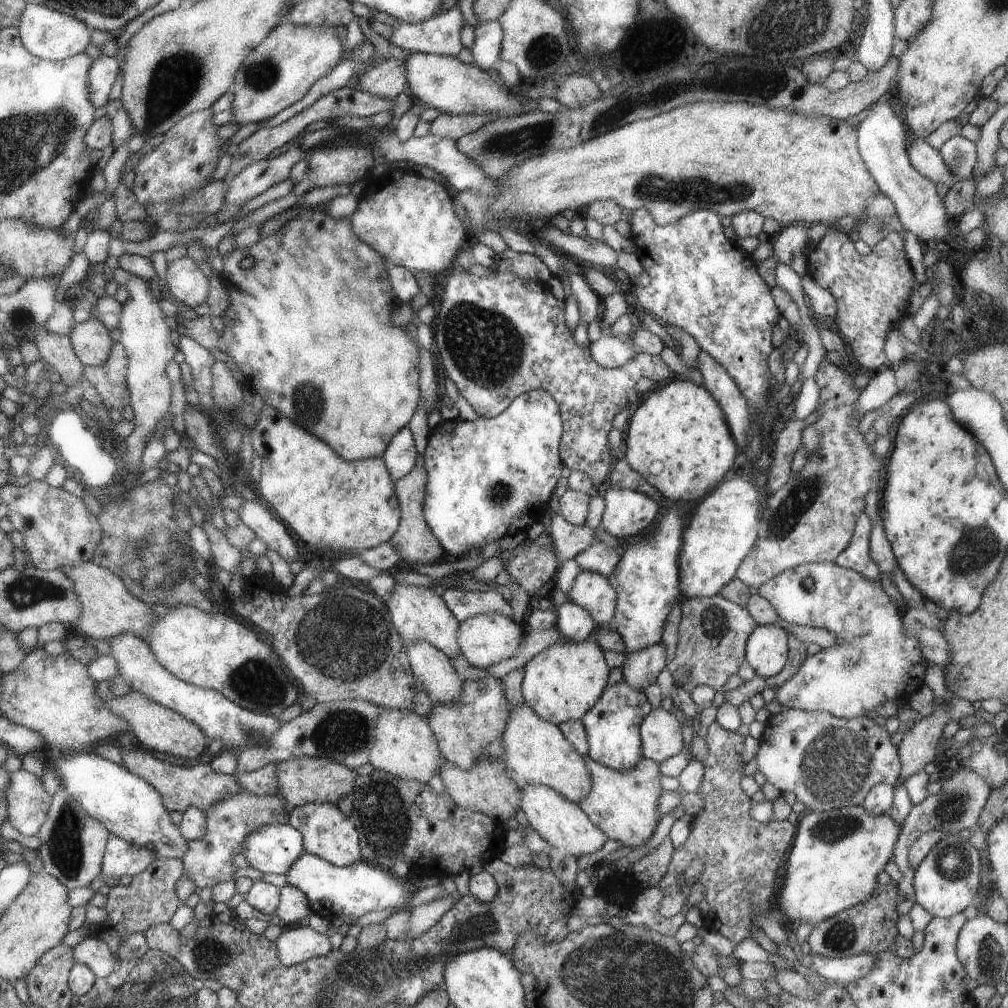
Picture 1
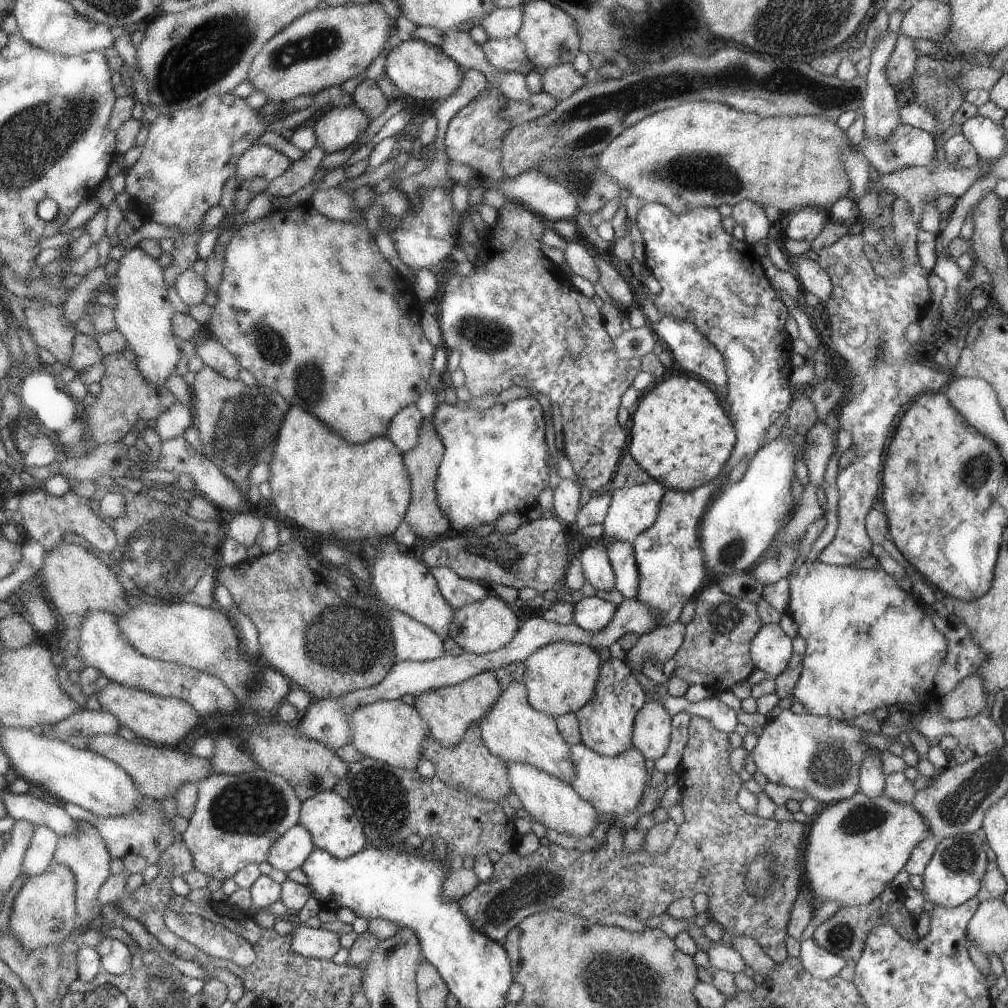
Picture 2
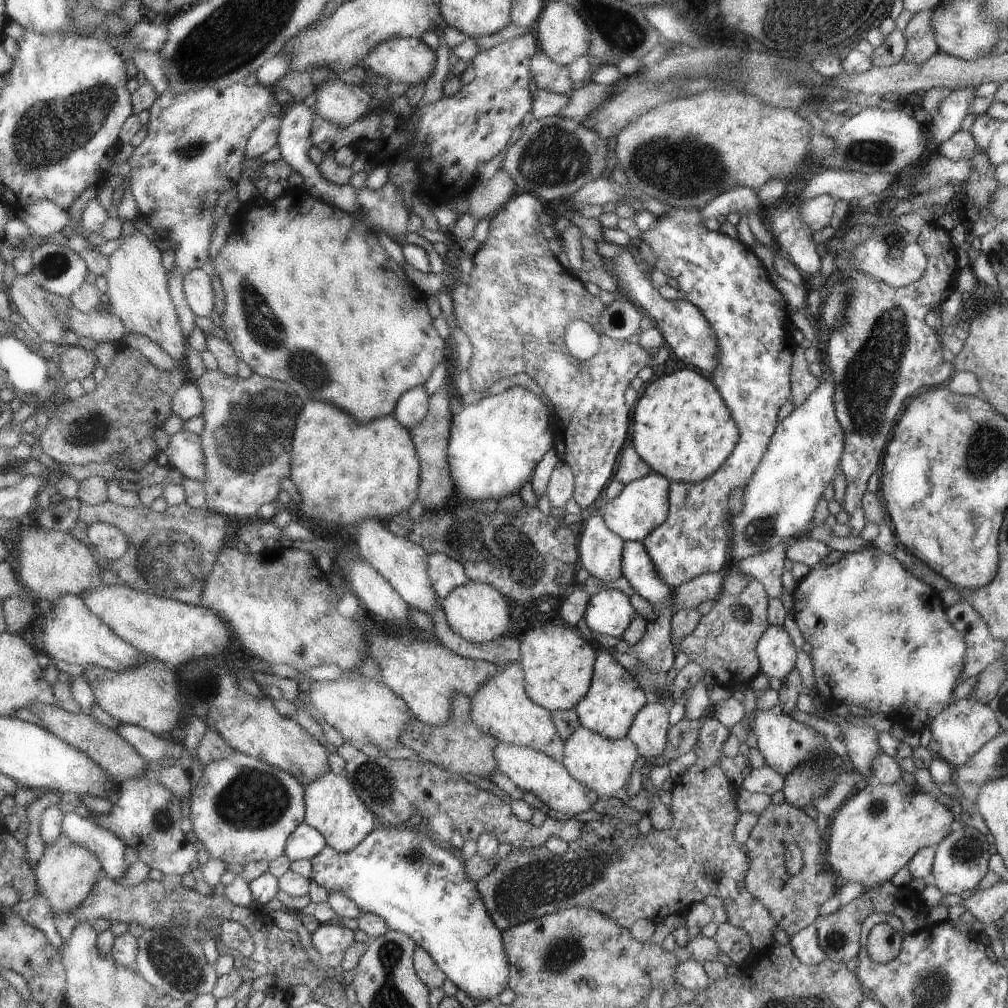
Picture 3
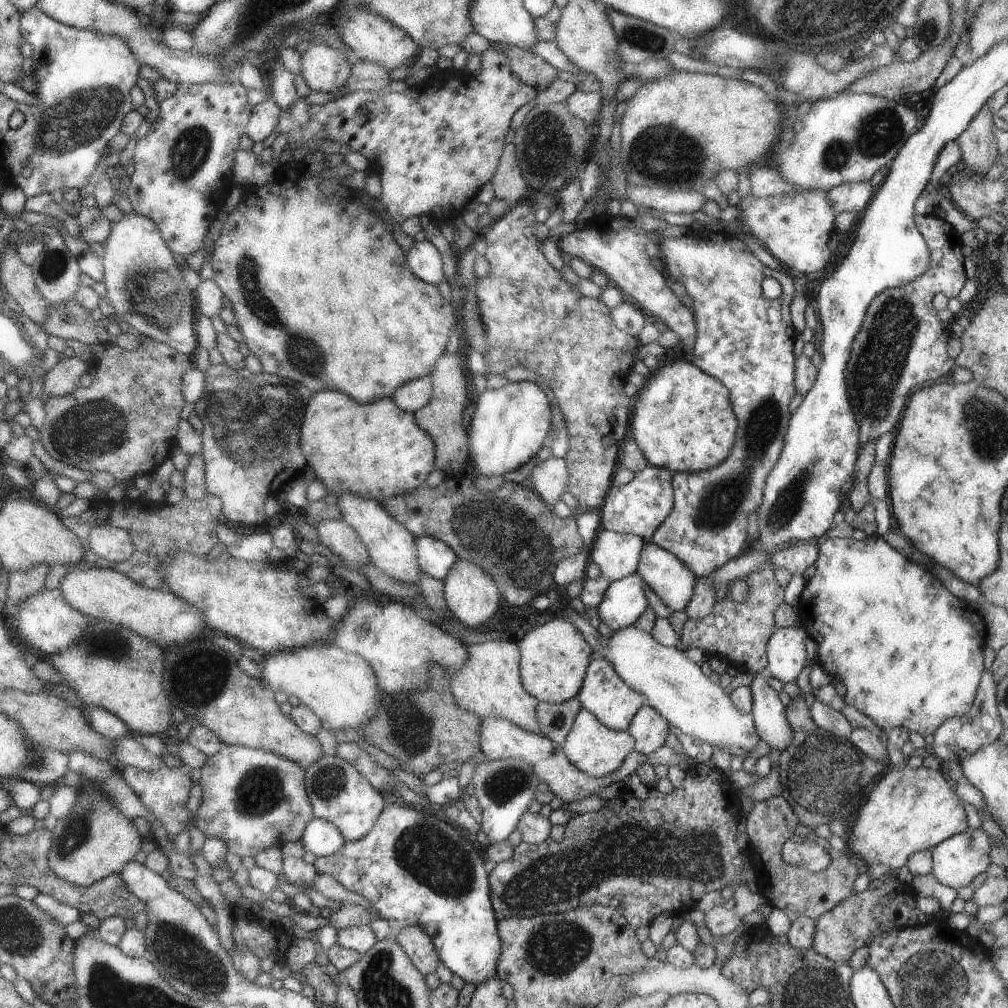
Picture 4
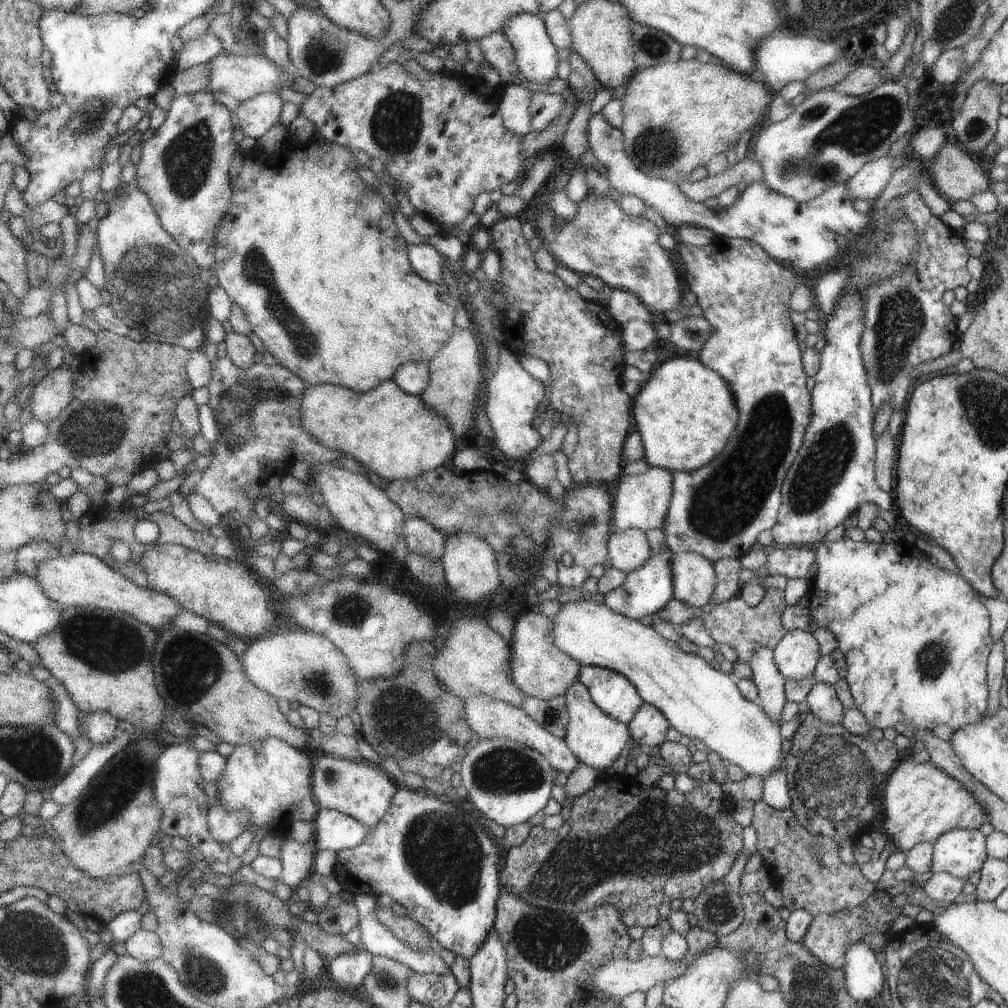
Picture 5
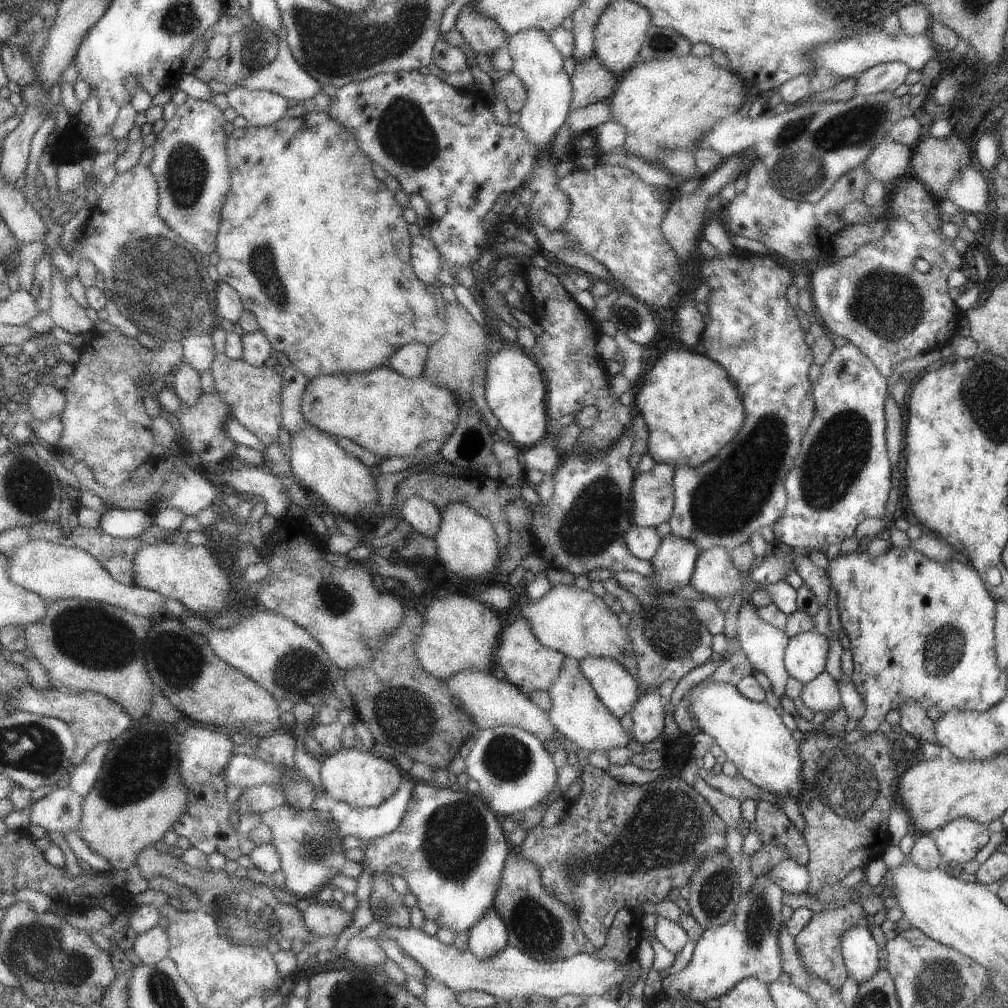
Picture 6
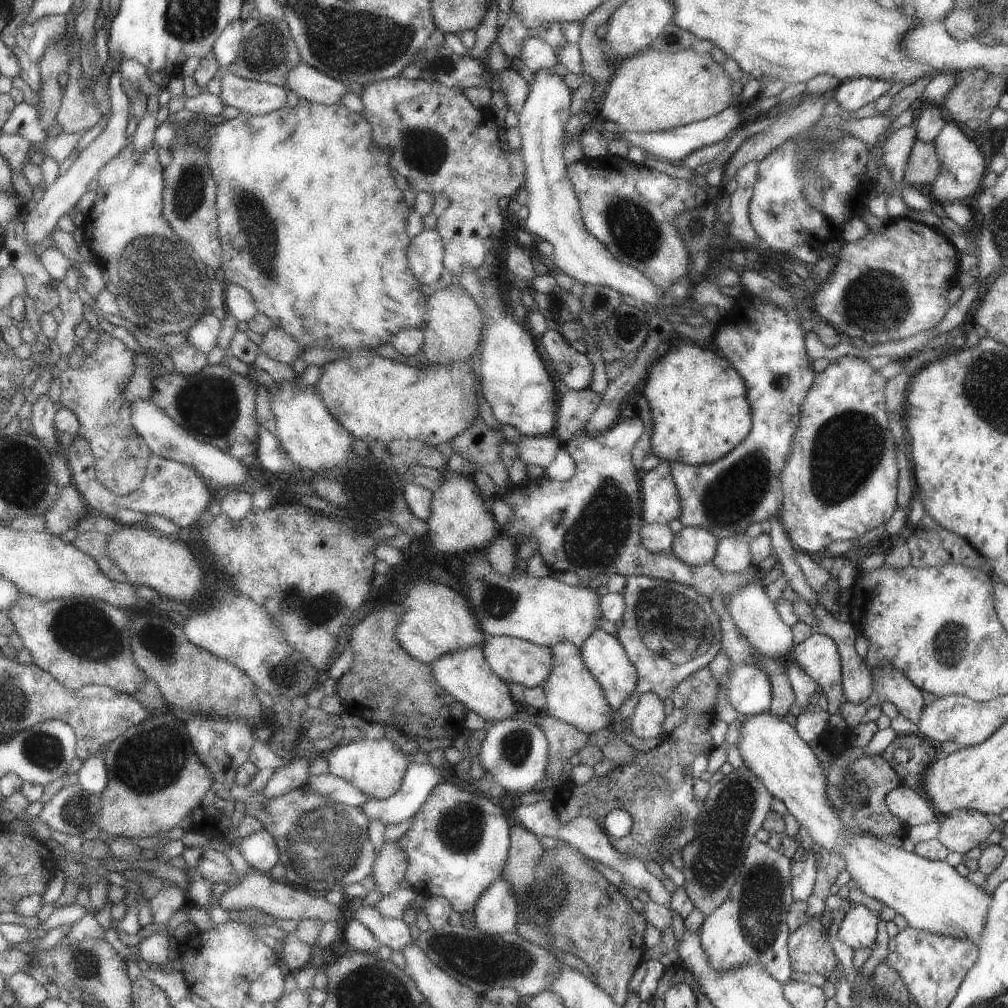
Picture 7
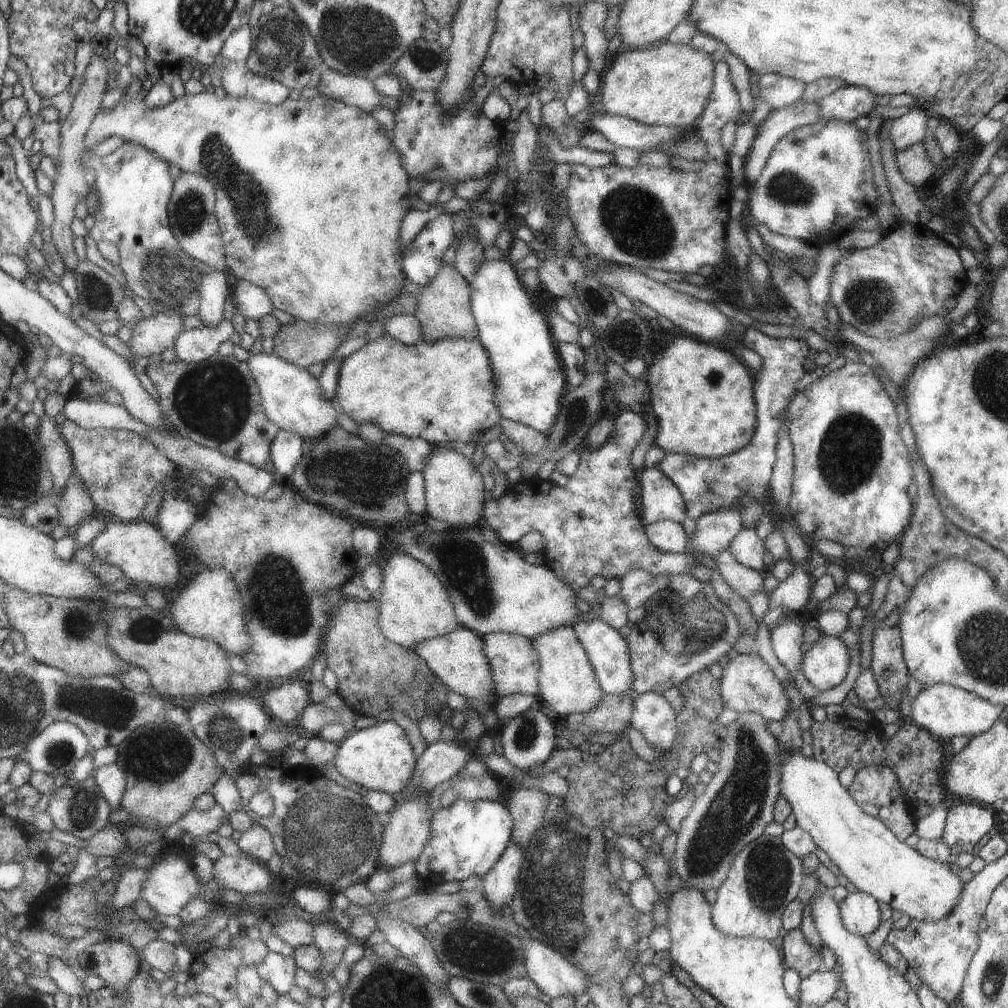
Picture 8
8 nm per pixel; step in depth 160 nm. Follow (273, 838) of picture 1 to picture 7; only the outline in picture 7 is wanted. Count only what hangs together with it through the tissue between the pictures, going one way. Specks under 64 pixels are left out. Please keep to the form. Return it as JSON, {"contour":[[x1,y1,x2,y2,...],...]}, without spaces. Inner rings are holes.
{"contour":[[411,763,396,794,384,800,368,799,358,807,367,817,380,820,385,826,413,818,429,799,433,788,442,782,441,770,431,764]]}

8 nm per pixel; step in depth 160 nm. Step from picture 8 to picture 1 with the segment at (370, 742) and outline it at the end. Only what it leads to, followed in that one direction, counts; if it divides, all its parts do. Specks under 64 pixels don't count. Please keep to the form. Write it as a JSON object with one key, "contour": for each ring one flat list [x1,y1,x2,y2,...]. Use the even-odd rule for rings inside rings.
{"contour":[[306,803,289,812,289,824,304,836,305,852,328,861,338,867,345,867,361,860,361,838,358,828,336,805]]}

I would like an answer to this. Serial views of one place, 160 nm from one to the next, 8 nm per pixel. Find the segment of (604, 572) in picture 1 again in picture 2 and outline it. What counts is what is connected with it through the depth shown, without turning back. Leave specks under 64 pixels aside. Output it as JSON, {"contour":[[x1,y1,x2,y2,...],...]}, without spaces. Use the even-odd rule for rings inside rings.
{"contour":[[616,541,607,546,607,555,615,572,615,589,626,599,634,599,639,587,639,576,631,543]]}

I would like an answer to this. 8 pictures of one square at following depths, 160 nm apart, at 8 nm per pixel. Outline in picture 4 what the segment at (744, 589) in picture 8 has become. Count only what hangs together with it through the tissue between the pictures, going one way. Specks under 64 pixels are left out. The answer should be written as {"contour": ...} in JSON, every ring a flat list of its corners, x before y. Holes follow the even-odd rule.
{"contour":[[767,668,753,674,751,713,759,738,771,749,782,752,791,744,794,733,785,715,785,704,782,704,779,693,769,686,768,677,770,672]]}

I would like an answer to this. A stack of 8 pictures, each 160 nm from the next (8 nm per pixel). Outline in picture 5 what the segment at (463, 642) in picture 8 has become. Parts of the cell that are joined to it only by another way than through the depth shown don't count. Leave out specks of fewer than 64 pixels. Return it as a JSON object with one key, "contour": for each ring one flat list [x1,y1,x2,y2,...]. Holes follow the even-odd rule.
{"contour":[[474,695,465,701,465,715,468,717,469,727,474,729,475,736,482,739,508,739,516,741,522,746,537,750,556,773,572,774,579,764,579,760,568,748,566,741,560,737,550,734,540,723,537,723,526,711,518,706,510,705,495,698]]}

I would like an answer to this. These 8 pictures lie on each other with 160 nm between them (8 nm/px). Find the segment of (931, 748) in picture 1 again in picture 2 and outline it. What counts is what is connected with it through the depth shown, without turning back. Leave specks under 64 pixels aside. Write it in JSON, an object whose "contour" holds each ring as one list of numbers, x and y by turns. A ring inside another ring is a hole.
{"contour":[[974,672,940,697,937,713,949,721,961,721,973,717,986,706,987,695,988,692,984,690,981,676]]}

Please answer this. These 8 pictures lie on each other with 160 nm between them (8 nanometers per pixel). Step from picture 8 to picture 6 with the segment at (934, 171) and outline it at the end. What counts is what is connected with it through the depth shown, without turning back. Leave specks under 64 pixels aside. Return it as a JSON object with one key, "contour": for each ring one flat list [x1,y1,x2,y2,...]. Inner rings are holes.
{"contour":[[924,135,912,152,910,173,922,182,937,201,945,198,949,183,961,176,961,166,971,164,968,146,954,135,941,139]]}

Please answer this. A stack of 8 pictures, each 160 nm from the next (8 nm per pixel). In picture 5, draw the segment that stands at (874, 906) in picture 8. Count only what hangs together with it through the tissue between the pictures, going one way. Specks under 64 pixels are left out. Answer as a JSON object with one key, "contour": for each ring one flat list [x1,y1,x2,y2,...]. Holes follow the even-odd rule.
{"contour":[[868,941,854,943,845,954,845,983,856,1003,869,1003,882,995,884,972]]}

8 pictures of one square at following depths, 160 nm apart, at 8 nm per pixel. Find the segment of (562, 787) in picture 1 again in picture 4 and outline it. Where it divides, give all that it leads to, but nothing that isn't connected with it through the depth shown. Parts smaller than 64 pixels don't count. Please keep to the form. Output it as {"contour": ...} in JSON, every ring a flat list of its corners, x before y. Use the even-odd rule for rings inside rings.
{"contour":[[490,640,466,646,469,659,466,664,451,674,451,688,457,704,479,717,493,717,512,721,524,730,544,736,537,717,539,700,526,692,521,680,521,651,517,643]]}

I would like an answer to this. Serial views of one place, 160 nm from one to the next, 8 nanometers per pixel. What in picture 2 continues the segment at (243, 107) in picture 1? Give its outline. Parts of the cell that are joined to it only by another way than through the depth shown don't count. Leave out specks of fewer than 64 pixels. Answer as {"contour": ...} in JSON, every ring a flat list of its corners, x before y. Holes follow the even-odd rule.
{"contour":[[350,1,342,6,316,8,302,15,300,19,293,20,284,31,280,31,266,42,250,66,247,80,253,84,256,91,266,94,266,104,286,103,304,94,315,95,320,90,341,86,343,82,358,76,360,72,368,68,372,60,382,52,392,28,397,29,396,21,392,23,388,19,379,1,367,5,359,5]]}

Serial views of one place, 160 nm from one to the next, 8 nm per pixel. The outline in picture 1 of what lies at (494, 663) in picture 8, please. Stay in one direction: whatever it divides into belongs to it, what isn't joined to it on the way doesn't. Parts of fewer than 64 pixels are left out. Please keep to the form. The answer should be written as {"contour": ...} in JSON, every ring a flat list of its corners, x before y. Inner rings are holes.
{"contour":[[592,639,551,644,523,666,525,675,521,689,525,702,538,716,555,725,581,719,609,685,611,668,606,665,604,653]]}

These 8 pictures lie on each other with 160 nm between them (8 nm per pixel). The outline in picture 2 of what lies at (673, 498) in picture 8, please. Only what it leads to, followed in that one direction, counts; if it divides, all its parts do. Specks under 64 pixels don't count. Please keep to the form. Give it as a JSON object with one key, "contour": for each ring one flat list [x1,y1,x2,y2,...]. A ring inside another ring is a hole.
{"contour":[[658,481,614,489,611,503,603,522,603,534,617,541,631,543,641,532,654,524,666,489]]}

